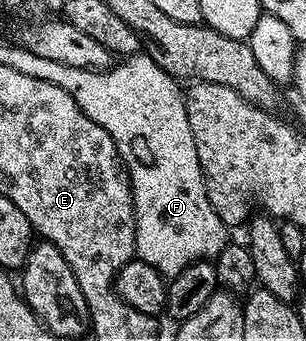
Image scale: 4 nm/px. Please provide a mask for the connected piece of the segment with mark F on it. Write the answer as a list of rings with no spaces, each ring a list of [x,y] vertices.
[[[142,54],[140,59],[141,63],[133,63],[137,61],[122,62],[125,64],[121,68],[118,66],[108,73],[82,71],[79,67],[62,67],[57,65],[52,68],[54,71],[46,70],[43,78],[55,85],[59,85],[63,89],[67,89],[67,93],[71,93],[75,97],[79,109],[83,109],[83,113],[87,113],[87,117],[91,117],[91,121],[95,121],[97,125],[103,125],[103,129],[107,129],[107,133],[111,133],[111,141],[115,141],[118,156],[123,157],[124,166],[127,168],[127,177],[133,189],[133,208],[137,218],[137,232],[135,233],[136,258],[143,260],[147,265],[157,263],[157,271],[160,275],[172,277],[179,274],[188,263],[204,257],[216,256],[218,251],[223,250],[227,242],[227,236],[225,236],[227,228],[224,221],[217,216],[211,201],[205,195],[205,174],[201,172],[201,166],[199,165],[199,153],[195,149],[195,137],[191,137],[191,121],[187,121],[187,109],[185,108],[181,111],[181,108],[185,106],[185,96],[182,88],[177,88],[178,80],[170,75],[168,71],[164,71],[154,61],[152,54]]]

